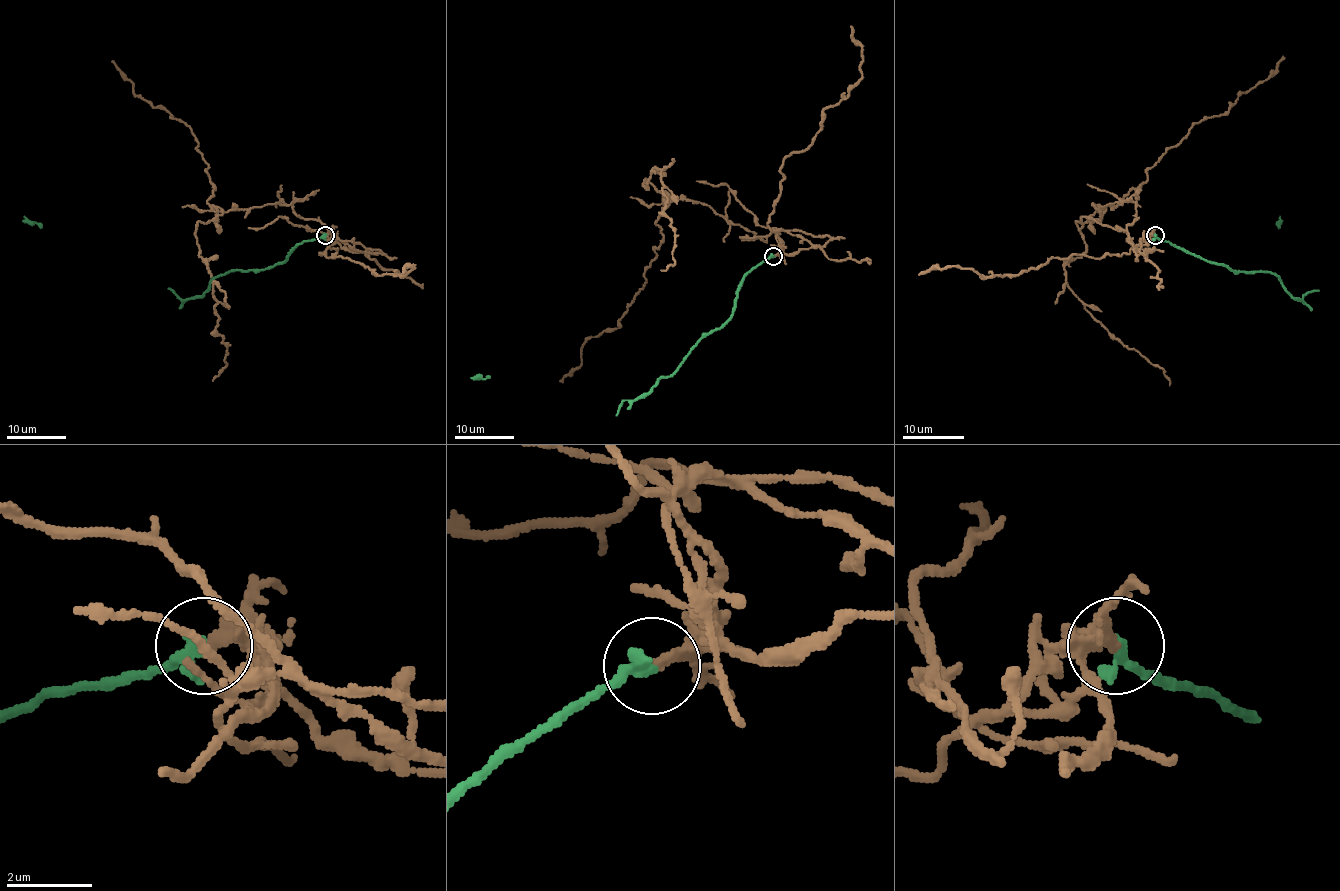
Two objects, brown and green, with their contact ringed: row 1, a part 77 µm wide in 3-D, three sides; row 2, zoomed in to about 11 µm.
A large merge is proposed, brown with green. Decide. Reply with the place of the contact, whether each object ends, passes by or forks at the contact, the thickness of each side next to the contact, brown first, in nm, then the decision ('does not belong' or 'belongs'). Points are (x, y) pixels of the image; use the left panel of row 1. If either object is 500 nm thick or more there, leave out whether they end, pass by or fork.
(325, 235) | brown ends | green ends | 320/380 nm | does not belong

